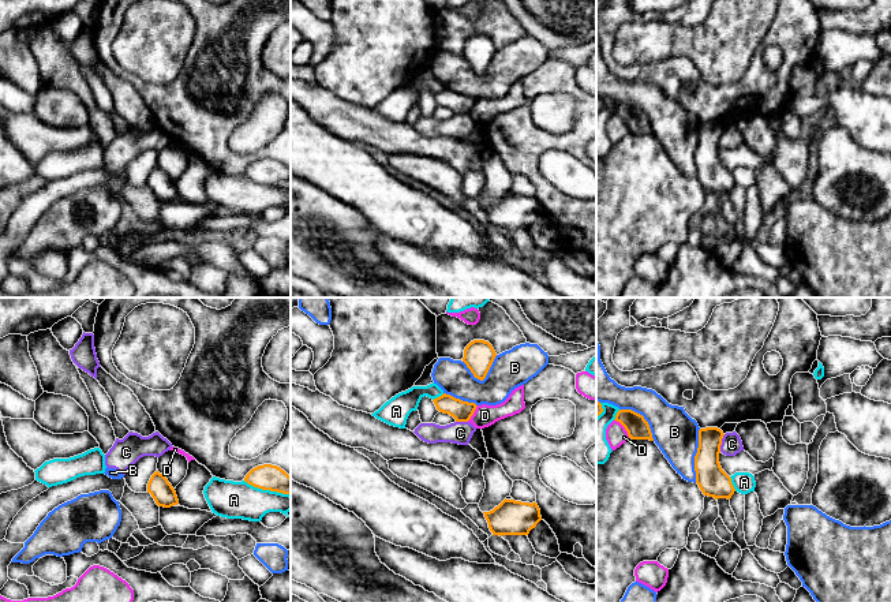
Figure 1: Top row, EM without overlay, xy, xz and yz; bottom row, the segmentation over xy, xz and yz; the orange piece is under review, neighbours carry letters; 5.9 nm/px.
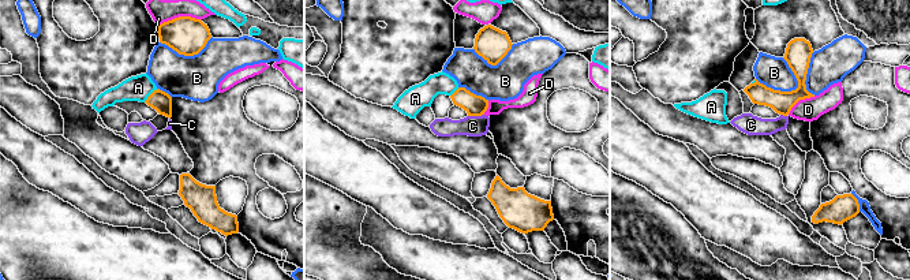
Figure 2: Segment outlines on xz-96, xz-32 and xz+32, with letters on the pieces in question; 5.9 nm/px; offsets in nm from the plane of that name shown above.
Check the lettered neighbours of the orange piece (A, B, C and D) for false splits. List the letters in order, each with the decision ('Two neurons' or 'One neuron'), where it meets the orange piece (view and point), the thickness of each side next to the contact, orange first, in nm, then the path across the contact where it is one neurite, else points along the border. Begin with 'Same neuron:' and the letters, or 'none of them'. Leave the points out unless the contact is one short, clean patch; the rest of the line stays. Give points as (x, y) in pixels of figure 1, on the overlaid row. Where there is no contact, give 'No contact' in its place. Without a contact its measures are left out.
Same neuron: none of them
A: Two neurons. Touches orange at xy (266, 489). Thickness 150 nm (orange) against 220 nm
B: Two neurons. Touches orange at yz (695, 456). Thickness 180 nm (orange) against 260 nm
C: Two neurons. Touches orange at yz (721, 442). Thickness 180 nm (orange) against 120 nm
D: Two neurons. Touches orange at yz (624, 426). Thickness 140 nm (orange) against 130 nm

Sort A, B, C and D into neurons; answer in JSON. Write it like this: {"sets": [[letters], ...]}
{"sets": [["A"], ["B", "C"], ["D"]]}

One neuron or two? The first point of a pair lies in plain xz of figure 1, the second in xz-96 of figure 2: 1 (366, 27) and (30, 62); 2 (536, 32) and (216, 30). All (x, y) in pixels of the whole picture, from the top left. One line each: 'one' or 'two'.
1: two
2: two

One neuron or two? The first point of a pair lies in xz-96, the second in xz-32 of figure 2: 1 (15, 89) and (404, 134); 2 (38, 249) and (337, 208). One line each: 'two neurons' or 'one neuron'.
1: one neuron
2: two neurons

